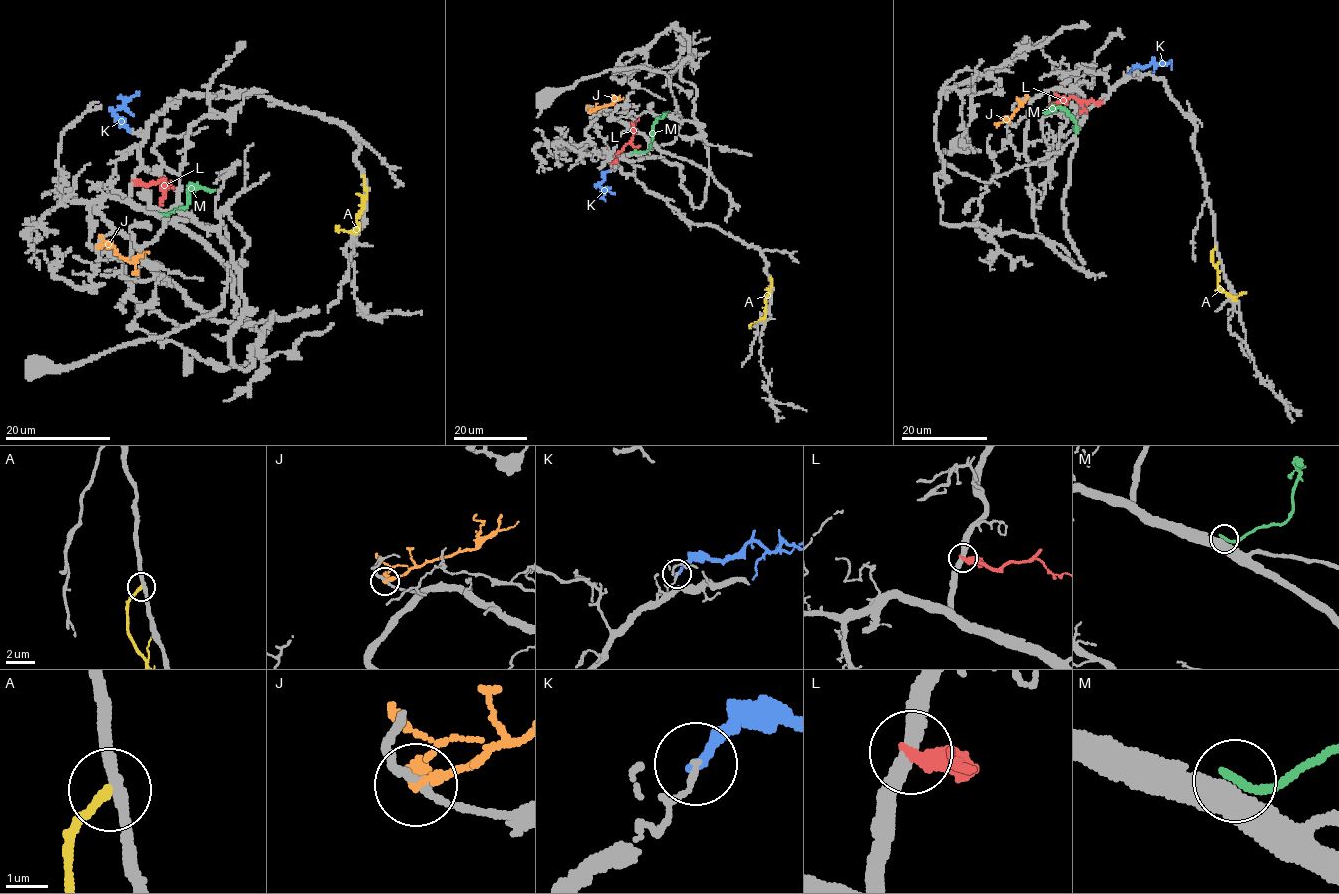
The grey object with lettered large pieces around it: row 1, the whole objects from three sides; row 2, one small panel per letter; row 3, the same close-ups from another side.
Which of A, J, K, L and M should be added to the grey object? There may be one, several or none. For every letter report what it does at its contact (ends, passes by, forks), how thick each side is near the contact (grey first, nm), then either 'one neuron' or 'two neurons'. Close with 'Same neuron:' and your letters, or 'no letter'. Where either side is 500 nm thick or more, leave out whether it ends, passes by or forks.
A: it ends | 280/220 nm | two neurons
J: it ends | 180/280 nm | two neurons
K: it ends | 110/260 nm | two neurons
L: it ends | 360/320 nm | two neurons
M: it ends | 440/200 nm | two neurons
Same neuron: no letter

